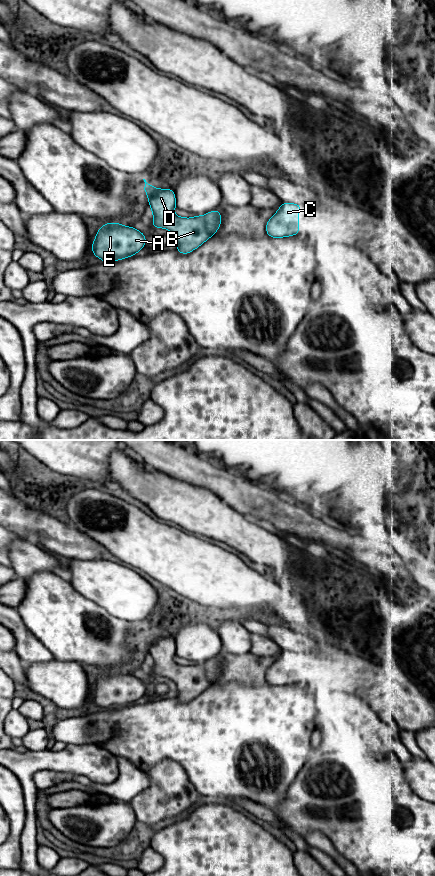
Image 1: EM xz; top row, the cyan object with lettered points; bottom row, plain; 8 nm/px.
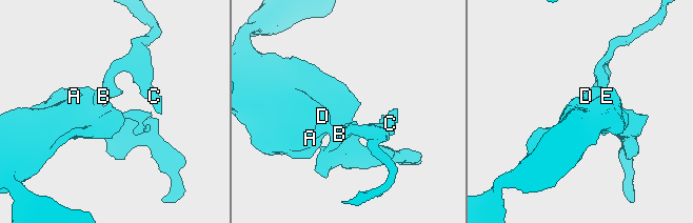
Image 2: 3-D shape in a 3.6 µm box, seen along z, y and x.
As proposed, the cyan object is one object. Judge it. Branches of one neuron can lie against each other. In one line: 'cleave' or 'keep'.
keep

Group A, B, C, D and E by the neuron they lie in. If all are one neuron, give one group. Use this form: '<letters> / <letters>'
A B C D E

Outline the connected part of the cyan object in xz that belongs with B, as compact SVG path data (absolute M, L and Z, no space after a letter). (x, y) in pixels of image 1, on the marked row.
M143 180L145 182L143 191L148 195L153 213L152 226L171 231L176 236L176 250L179 253L188 254L215 235L221 225L220 211L214 210L192 218L178 217L174 213L176 208L174 190L158 189Z

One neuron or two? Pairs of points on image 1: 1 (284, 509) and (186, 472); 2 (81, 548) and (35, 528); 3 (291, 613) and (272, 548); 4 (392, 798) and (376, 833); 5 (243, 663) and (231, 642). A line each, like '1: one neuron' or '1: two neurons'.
1: one neuron
2: one neuron
3: two neurons
4: one neuron
5: two neurons

